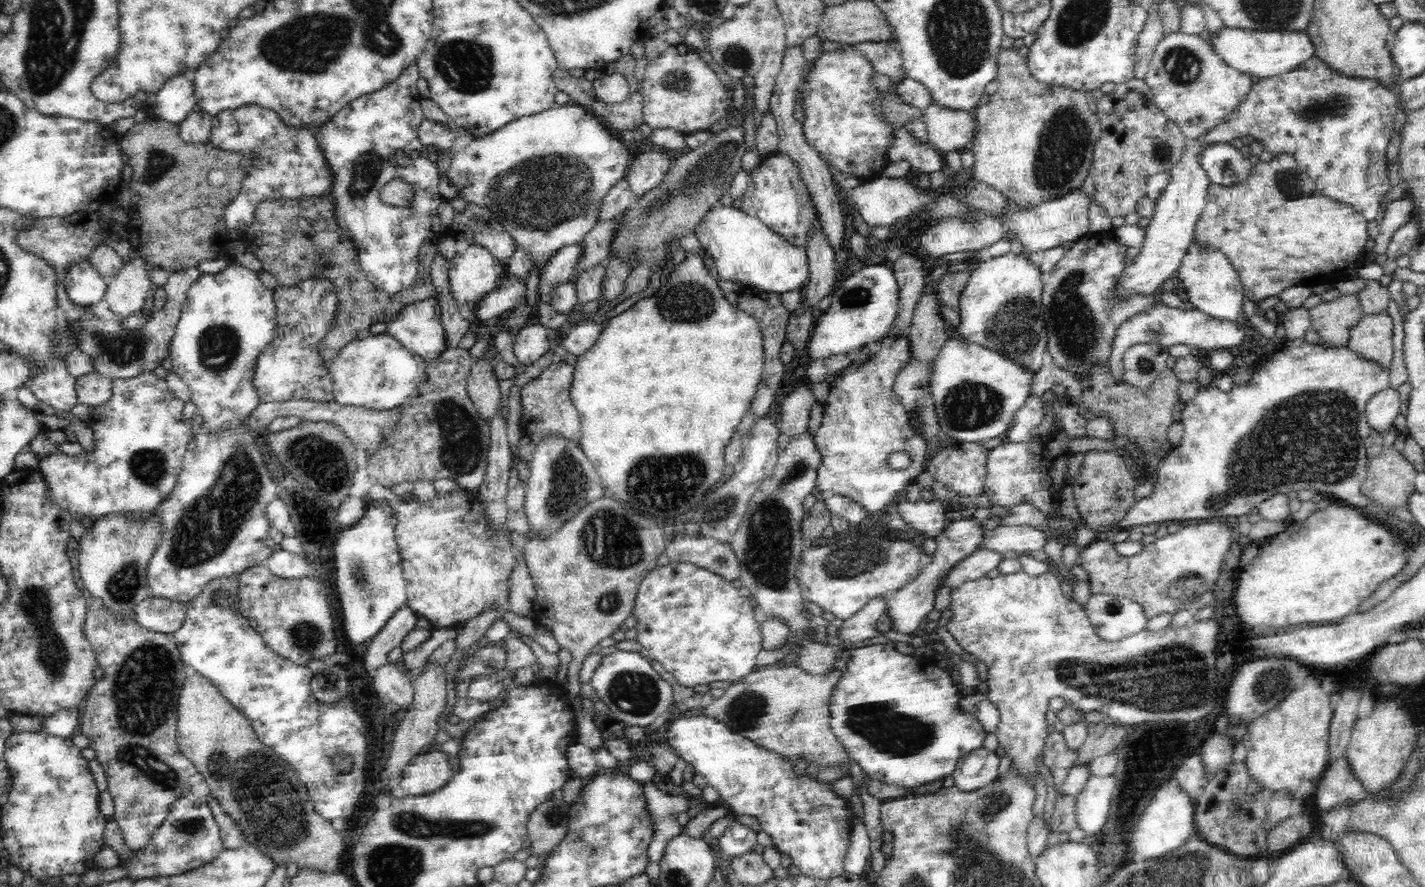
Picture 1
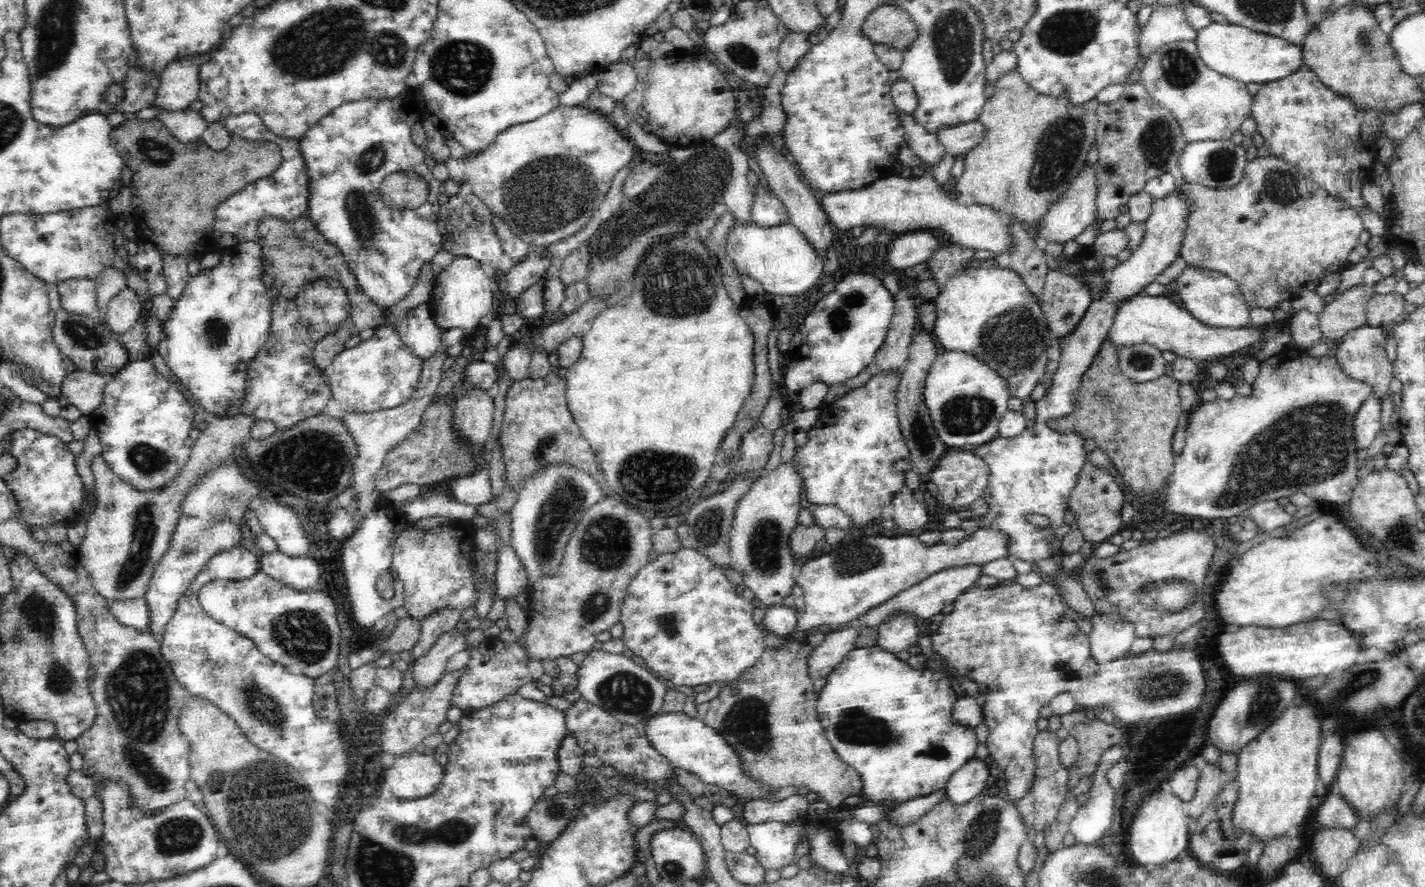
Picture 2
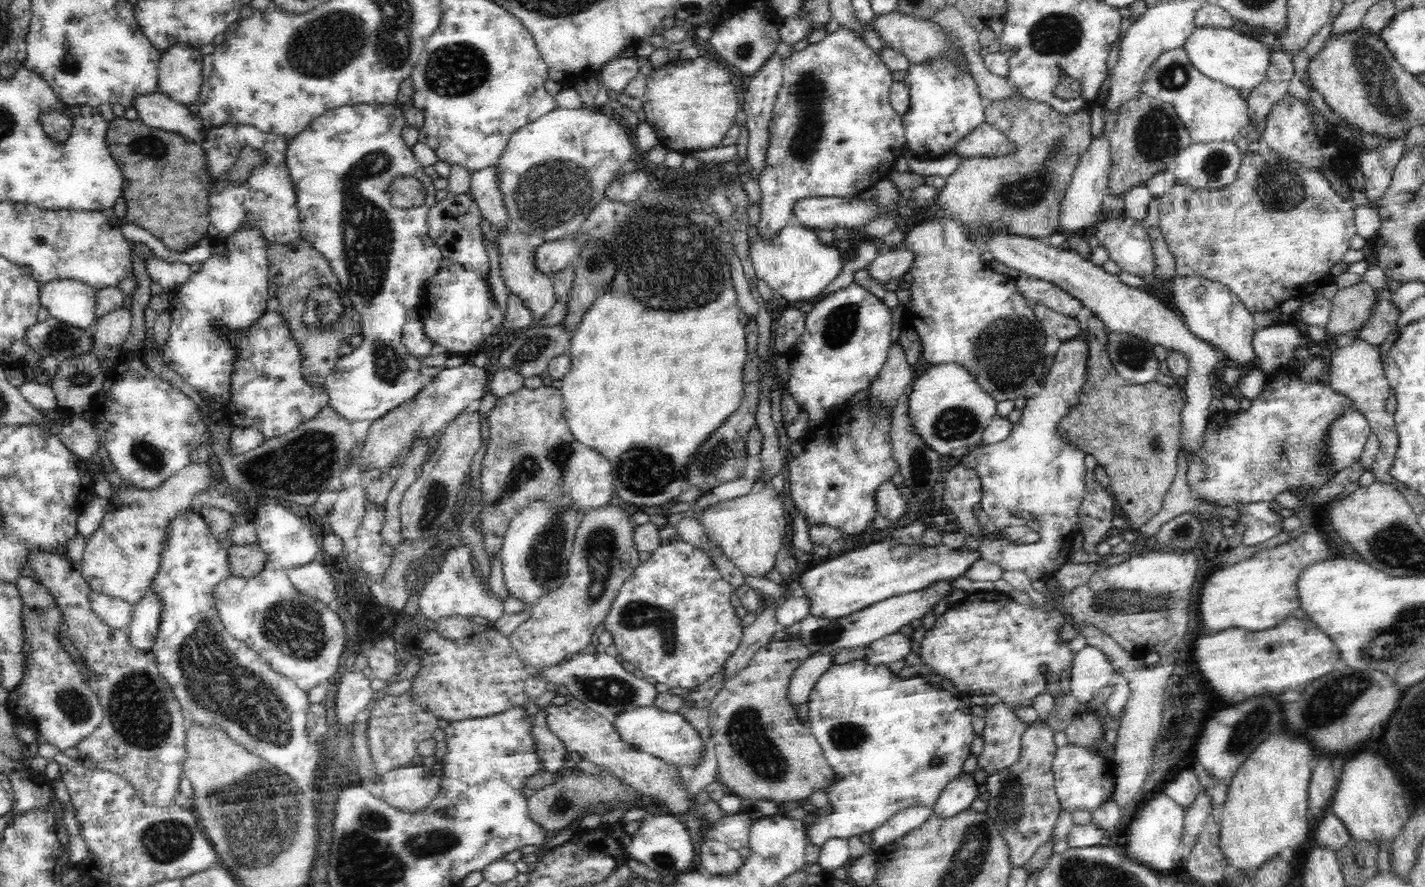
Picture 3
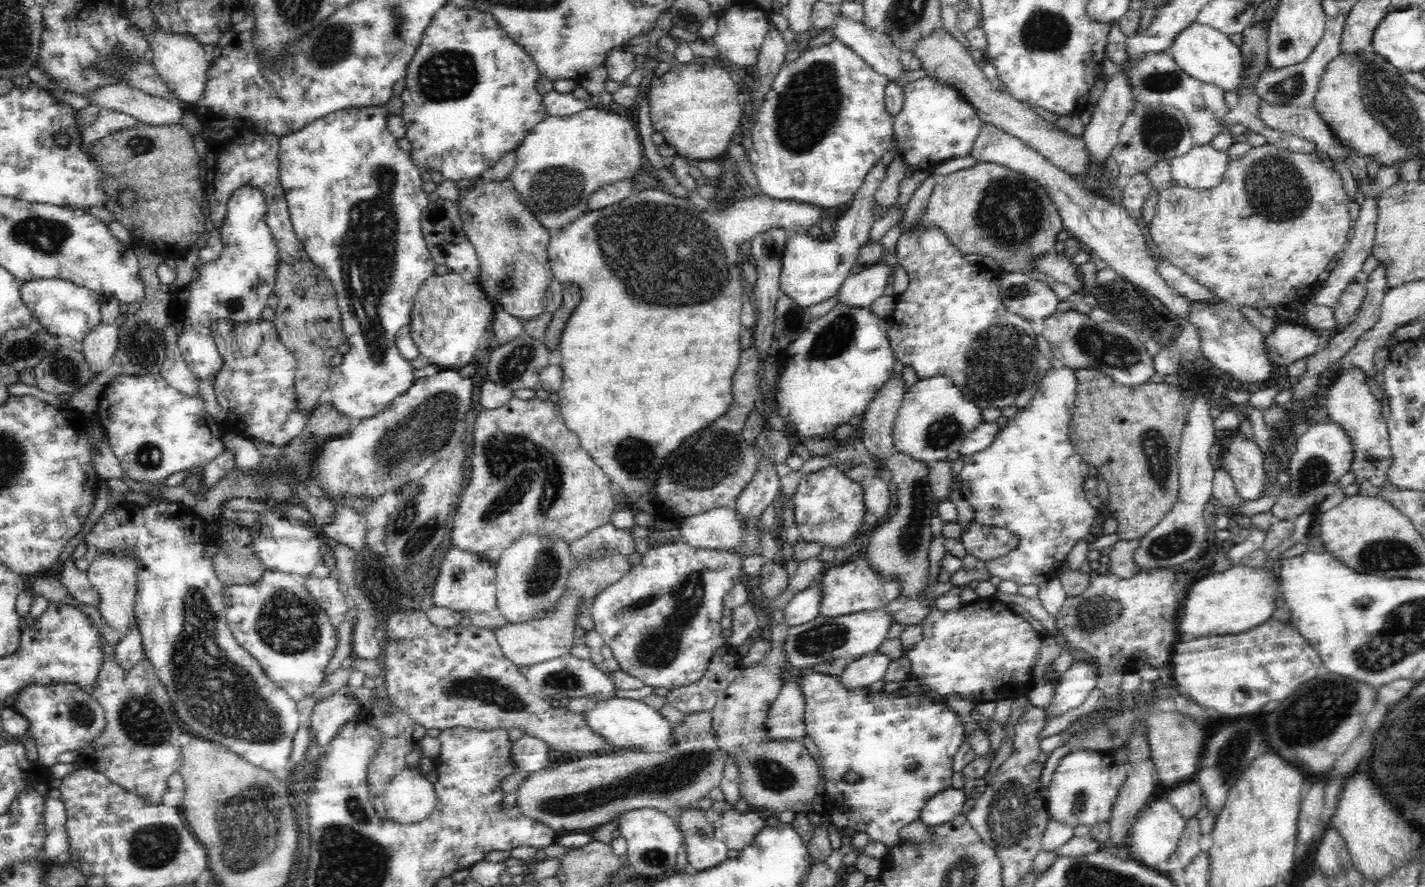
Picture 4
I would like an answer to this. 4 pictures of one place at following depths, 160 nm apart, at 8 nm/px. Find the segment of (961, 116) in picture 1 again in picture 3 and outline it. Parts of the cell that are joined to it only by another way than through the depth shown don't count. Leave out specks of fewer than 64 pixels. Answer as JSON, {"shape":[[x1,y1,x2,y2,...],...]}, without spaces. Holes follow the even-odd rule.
{"shape":[[984,121,972,130,963,140,960,140,952,152,970,158,976,156,1000,156,1010,152,1012,146,1000,129]]}

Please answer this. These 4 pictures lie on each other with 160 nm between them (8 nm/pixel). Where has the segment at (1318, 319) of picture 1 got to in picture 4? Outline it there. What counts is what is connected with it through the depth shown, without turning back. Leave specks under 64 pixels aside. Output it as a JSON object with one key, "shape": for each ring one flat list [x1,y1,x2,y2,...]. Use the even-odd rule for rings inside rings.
{"shape":[[1352,281,1339,296,1333,306,1334,318,1338,327,1345,327,1354,322,1355,316,1367,295,1367,284]]}

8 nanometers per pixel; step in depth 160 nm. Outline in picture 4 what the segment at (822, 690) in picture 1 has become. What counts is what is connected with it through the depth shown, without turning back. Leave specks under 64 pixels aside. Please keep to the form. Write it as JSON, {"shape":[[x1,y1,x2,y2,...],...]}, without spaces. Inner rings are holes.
{"shape":[[777,623,771,629,771,649,766,652,764,658,751,668,740,669,738,678,728,685,728,688,718,697,717,703,711,711,711,723,714,731,715,742,719,750,724,752,727,761,736,761,738,773,740,773,739,790,742,798,752,806,760,809,770,809,777,813,784,810,792,812,808,812,814,798,819,782,819,771,816,760,804,747,800,740,770,740,769,731,766,730,765,720,770,710,770,705,777,699,779,692,787,678,787,672,792,668,790,658,786,655,784,638,789,631,788,624]]}

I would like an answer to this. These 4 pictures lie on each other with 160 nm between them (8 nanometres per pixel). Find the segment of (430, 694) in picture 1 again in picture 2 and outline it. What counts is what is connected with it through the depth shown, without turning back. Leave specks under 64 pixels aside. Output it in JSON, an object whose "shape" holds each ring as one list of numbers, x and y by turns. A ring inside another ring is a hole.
{"shape":[[456,629,449,630,438,637,430,647,430,652,415,660,412,665,410,674,413,675,415,686,420,689,433,687,442,678,442,675,446,674,444,667,449,659,466,648,466,635]]}

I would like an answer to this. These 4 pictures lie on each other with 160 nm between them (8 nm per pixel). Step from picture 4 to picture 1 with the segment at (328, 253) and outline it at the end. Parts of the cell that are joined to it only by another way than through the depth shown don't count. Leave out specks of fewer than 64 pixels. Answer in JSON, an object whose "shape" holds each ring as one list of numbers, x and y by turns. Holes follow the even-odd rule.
{"shape":[[415,62,403,69,396,80,386,84,376,92,370,92,354,99,328,122,316,130,321,151,325,152,326,164,334,173,333,183,328,194,336,204,337,224,345,229,349,239,357,248,358,258,366,280,378,290,390,295,408,290,417,280,419,271,419,250,426,240,438,240,444,228,438,217,438,206,443,197,438,193,439,174,437,163,427,157,427,148,419,139,419,124,425,119,420,107,417,80,421,76],[394,180,404,180,411,186,414,196,408,205,395,207,384,204,379,197,381,188],[386,332,346,344,328,363,328,370,333,381,335,401,382,412,400,408,407,402,411,393,427,380,427,365,428,362,421,356,404,348]]}

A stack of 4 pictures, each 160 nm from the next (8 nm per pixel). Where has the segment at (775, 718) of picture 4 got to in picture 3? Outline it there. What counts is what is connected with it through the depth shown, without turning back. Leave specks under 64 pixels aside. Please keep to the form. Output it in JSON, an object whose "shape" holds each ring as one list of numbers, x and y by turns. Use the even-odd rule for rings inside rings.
{"shape":[[812,654,793,672,789,684,789,700,797,707,809,701,809,694,814,690,816,681,834,665,834,654]]}

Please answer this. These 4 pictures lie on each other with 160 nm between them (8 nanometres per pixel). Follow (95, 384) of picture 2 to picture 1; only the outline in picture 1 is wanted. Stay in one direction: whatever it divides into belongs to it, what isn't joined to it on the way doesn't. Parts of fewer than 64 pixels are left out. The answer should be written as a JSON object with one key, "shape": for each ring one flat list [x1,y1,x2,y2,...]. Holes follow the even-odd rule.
{"shape":[[90,372,77,378,76,393,78,402,90,407,98,407,112,398,113,379,100,375,98,372]]}

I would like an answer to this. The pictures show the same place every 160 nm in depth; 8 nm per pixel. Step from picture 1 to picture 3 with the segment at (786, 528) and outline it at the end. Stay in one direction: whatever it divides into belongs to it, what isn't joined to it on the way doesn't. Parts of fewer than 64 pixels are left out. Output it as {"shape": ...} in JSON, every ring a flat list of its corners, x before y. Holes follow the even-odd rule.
{"shape":[[769,483,768,486,756,489,746,496,718,502,698,514,696,519,709,536,709,540,713,540,722,552,738,565,745,578,764,578,764,572,770,572,774,568,776,555,786,540,787,524,784,511,786,508,782,504,782,497,776,495,773,485]]}

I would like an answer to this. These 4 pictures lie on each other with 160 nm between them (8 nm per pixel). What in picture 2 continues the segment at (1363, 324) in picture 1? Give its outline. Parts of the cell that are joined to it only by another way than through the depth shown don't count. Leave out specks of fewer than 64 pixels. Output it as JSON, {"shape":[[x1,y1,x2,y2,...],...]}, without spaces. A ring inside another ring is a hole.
{"shape":[[1364,324,1360,328,1350,330,1346,336,1336,344,1332,345,1331,351,1337,357,1337,363,1341,365,1342,373,1353,377,1354,380,1366,382,1366,385,1374,386,1373,396,1376,399,1382,399,1389,391,1389,385,1393,380,1392,363,1386,357,1384,346,1386,338,1382,334,1382,328,1373,327,1373,325]]}

